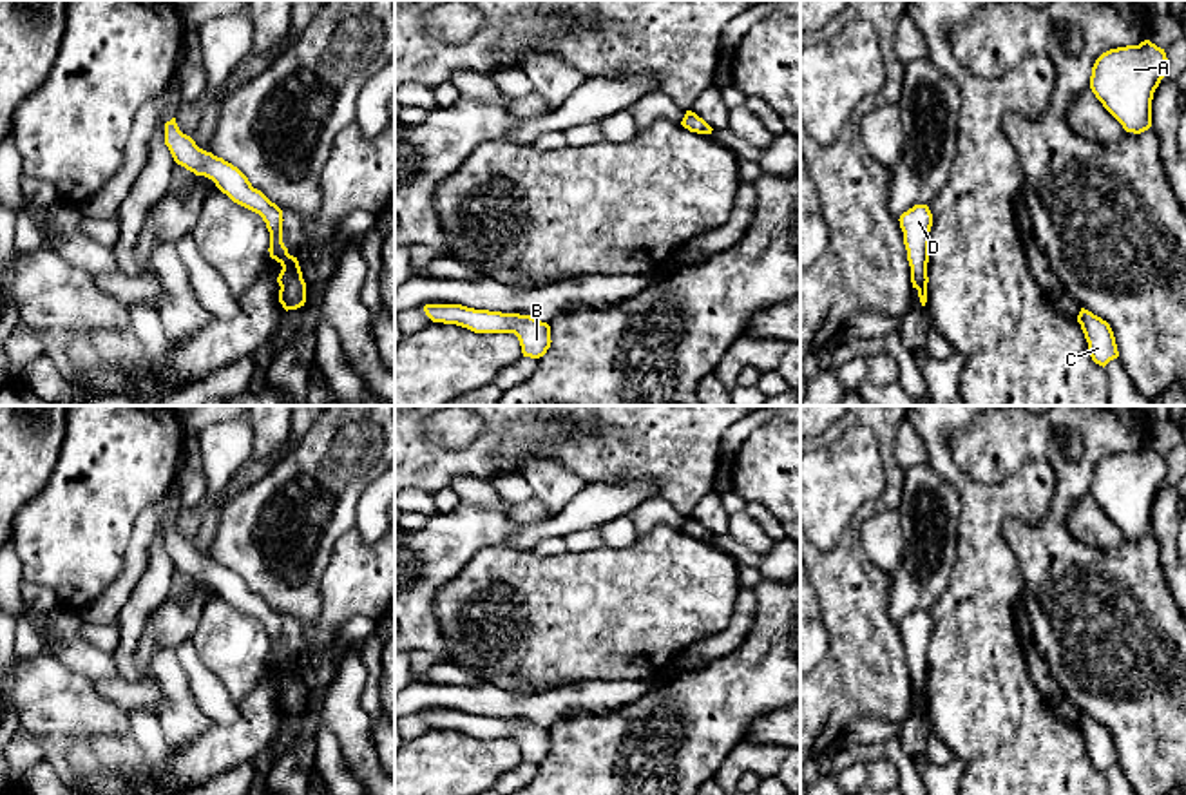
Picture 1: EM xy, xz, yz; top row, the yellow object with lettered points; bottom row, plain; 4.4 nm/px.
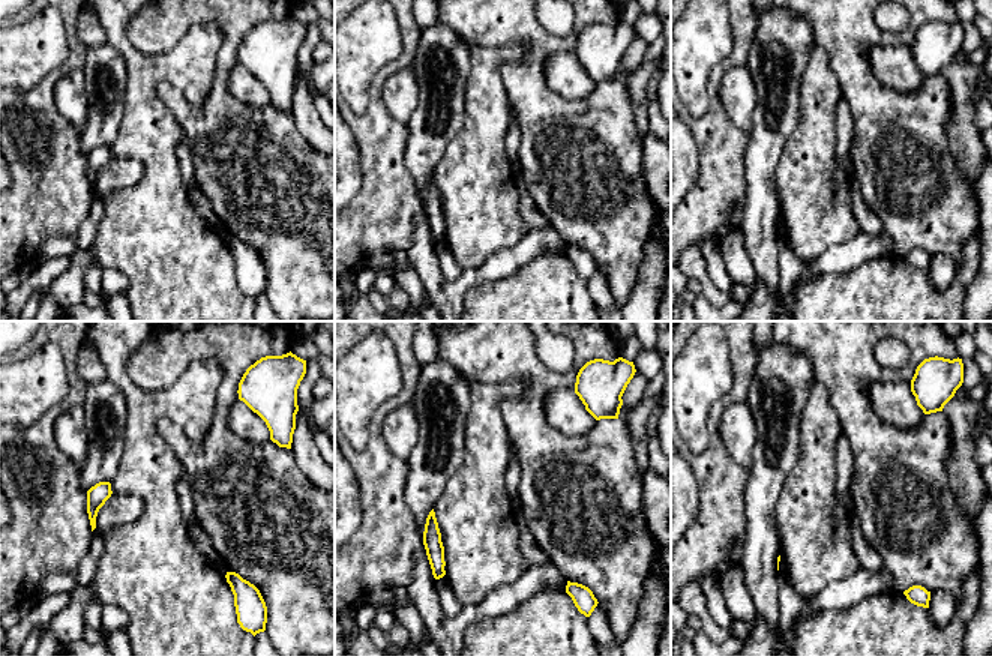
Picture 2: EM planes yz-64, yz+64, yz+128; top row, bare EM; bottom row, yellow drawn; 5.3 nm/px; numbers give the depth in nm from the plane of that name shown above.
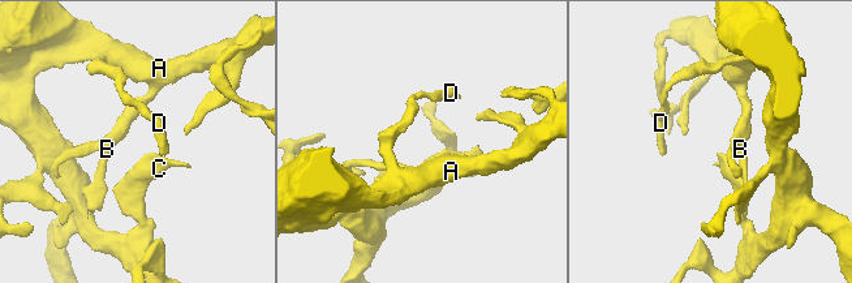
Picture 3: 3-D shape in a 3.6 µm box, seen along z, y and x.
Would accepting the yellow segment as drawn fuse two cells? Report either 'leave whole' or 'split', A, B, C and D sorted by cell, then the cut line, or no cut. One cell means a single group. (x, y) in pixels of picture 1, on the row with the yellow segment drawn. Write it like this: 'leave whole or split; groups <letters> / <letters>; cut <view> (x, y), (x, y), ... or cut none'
leave whole; groups A B C D; cut none

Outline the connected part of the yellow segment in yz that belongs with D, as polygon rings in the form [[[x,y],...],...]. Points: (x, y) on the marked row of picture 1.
[[[914,205],[900,216],[900,228],[904,232],[904,244],[911,266],[911,283],[918,290],[922,306],[927,302],[927,263],[929,263],[929,232],[933,226],[933,214],[927,205]]]

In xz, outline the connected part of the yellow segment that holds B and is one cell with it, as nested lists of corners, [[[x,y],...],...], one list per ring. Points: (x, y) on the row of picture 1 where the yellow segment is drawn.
[[[426,304],[433,322],[456,324],[474,333],[514,333],[523,357],[540,359],[550,348],[550,326],[531,315],[474,310],[462,304]]]

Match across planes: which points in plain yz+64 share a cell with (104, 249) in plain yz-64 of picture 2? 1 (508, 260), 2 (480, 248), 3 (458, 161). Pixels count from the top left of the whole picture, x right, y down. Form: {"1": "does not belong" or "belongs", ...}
{"1": "does not belong", "2": "belongs", "3": "belongs"}

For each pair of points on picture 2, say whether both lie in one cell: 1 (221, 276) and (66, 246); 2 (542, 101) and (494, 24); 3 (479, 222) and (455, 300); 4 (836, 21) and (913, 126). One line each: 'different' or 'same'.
1: different
2: same
3: different
4: same

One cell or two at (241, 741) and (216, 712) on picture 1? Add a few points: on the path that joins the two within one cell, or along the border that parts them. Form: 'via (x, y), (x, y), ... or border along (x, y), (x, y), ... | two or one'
border along (238, 705), (238, 718), (230, 725), (212, 723) | two

